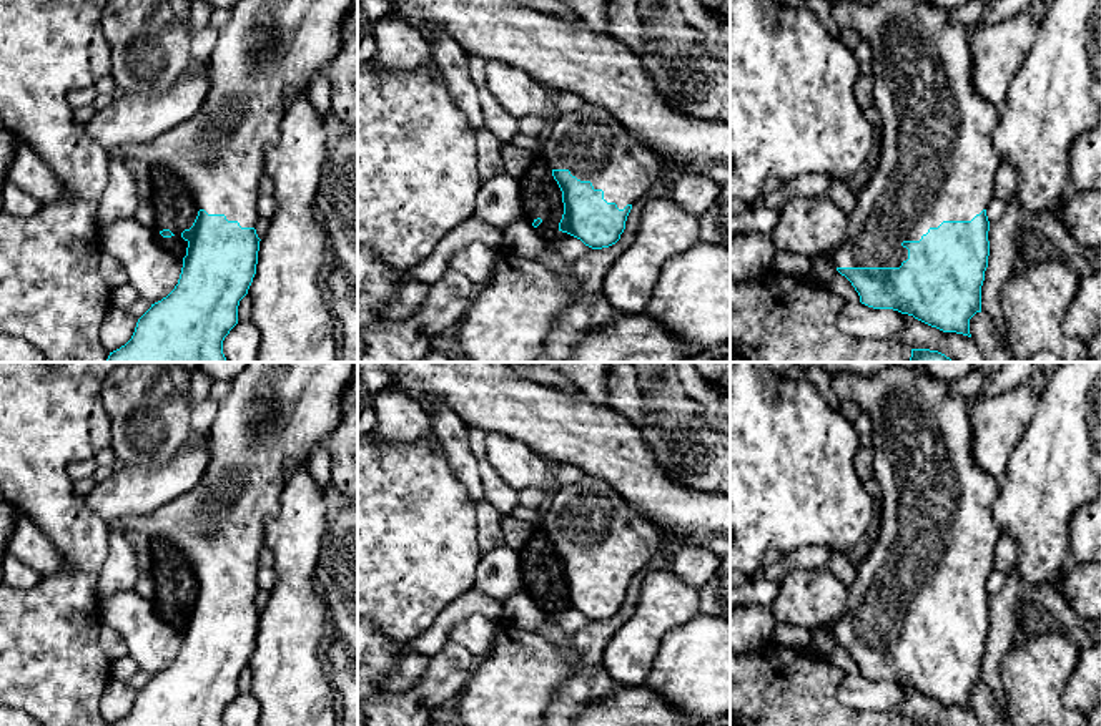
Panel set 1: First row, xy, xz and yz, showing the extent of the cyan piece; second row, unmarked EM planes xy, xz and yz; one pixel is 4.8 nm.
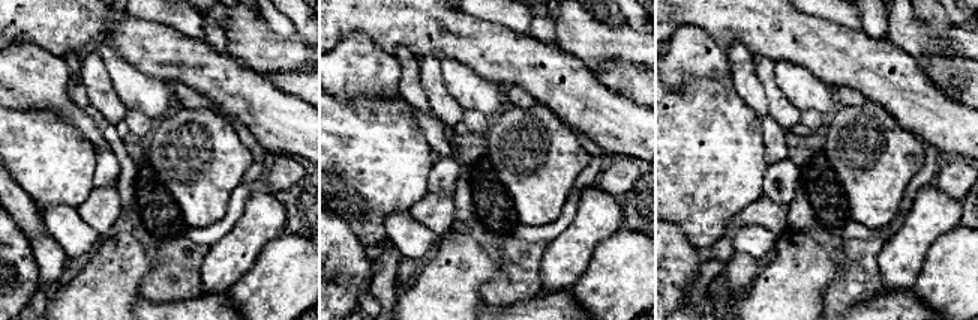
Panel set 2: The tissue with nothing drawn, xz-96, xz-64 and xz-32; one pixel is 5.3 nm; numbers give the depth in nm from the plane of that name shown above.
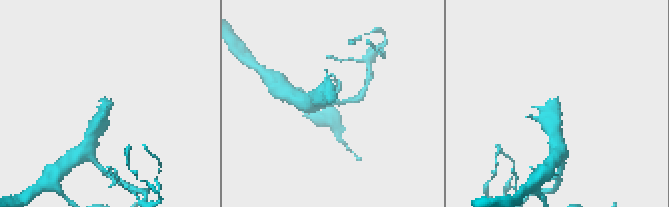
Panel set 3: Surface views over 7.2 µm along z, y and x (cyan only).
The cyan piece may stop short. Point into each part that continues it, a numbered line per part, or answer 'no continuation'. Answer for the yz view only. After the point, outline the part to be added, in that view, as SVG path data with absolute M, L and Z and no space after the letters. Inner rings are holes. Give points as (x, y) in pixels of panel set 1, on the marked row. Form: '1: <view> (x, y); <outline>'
1: yz (935, 161); M838 0L830 7L840 30L850 28L871 48L873 105L881 116L881 136L870 171L848 216L847 238L828 253L837 267L900 267L908 259L903 241L920 241L943 221L971 221L995 198L995 176L1001 158L995 148L1000 110L973 85L973 28L951 20L950 8L930 0L878 0L863 5Z

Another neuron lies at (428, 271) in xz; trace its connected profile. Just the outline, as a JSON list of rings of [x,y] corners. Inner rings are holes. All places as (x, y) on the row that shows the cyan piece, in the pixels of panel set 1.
[[[471,218],[449,231],[424,261],[401,271],[401,279],[427,286],[436,282],[446,272],[449,258],[476,241],[502,249],[502,233],[481,219]]]

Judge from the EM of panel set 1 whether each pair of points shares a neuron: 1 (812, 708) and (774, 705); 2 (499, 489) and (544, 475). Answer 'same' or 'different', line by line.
1: same
2: different

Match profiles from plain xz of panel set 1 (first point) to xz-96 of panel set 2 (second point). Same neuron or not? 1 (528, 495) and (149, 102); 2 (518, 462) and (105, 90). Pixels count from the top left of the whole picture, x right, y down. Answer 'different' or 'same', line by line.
1: different
2: different

